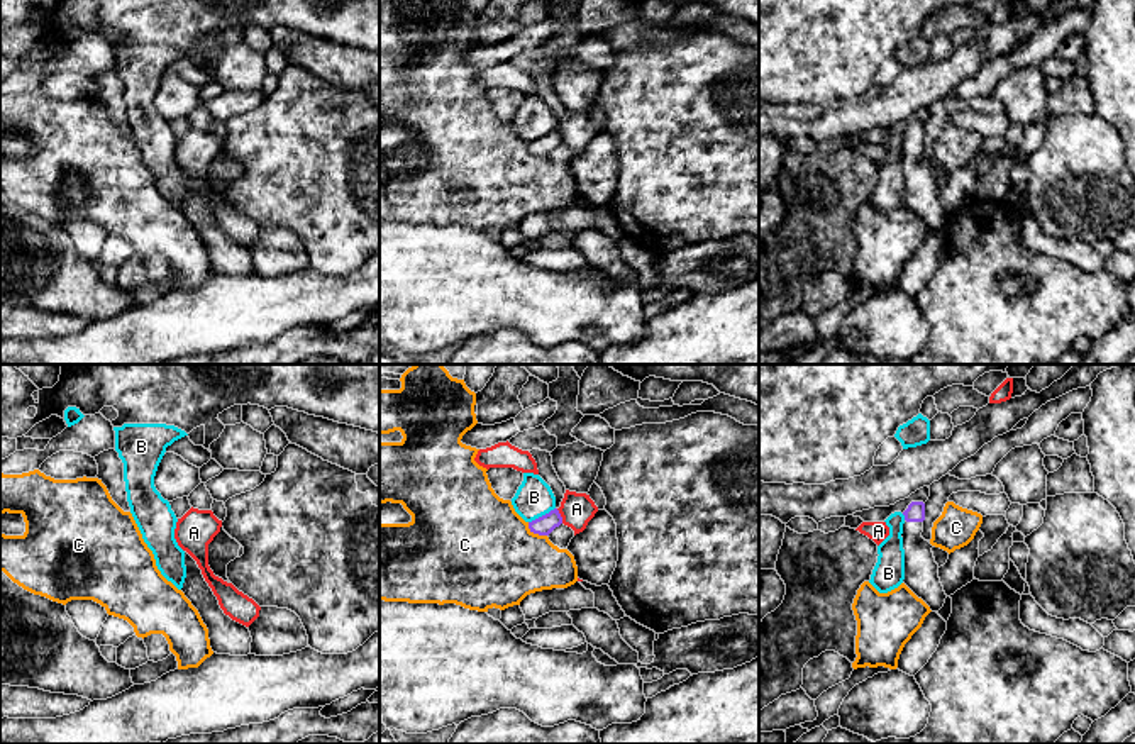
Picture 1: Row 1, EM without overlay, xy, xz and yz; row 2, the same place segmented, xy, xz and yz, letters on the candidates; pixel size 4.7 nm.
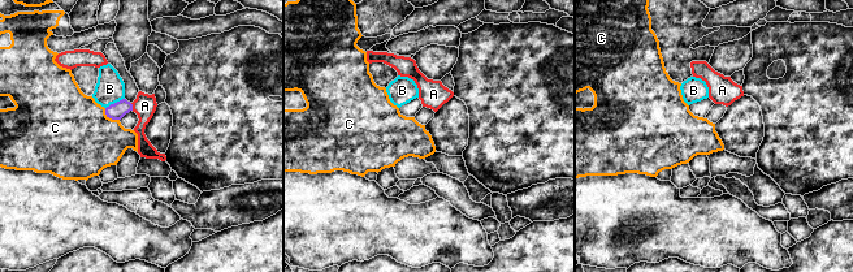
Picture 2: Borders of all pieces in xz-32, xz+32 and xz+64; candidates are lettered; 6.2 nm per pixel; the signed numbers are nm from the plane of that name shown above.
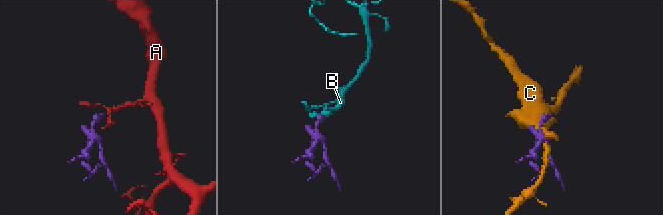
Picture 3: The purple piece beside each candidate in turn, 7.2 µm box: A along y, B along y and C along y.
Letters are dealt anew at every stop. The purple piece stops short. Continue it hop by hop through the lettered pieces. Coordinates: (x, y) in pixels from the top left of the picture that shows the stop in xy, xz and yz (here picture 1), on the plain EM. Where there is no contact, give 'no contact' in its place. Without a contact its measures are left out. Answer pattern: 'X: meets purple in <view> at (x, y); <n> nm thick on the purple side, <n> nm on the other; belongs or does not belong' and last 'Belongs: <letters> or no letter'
A: meets purple in xz at (559, 136); 90 nm thick on the purple side, 160 nm on the other; does not belong
B: meets purple in xz at (542, 136); 90 nm thick on the purple side, 180 nm on the other; does not belong
C: meets purple in xz at (536, 153); 90 nm thick on the purple side, 460 nm on the other; does not belong
Belongs: no letter

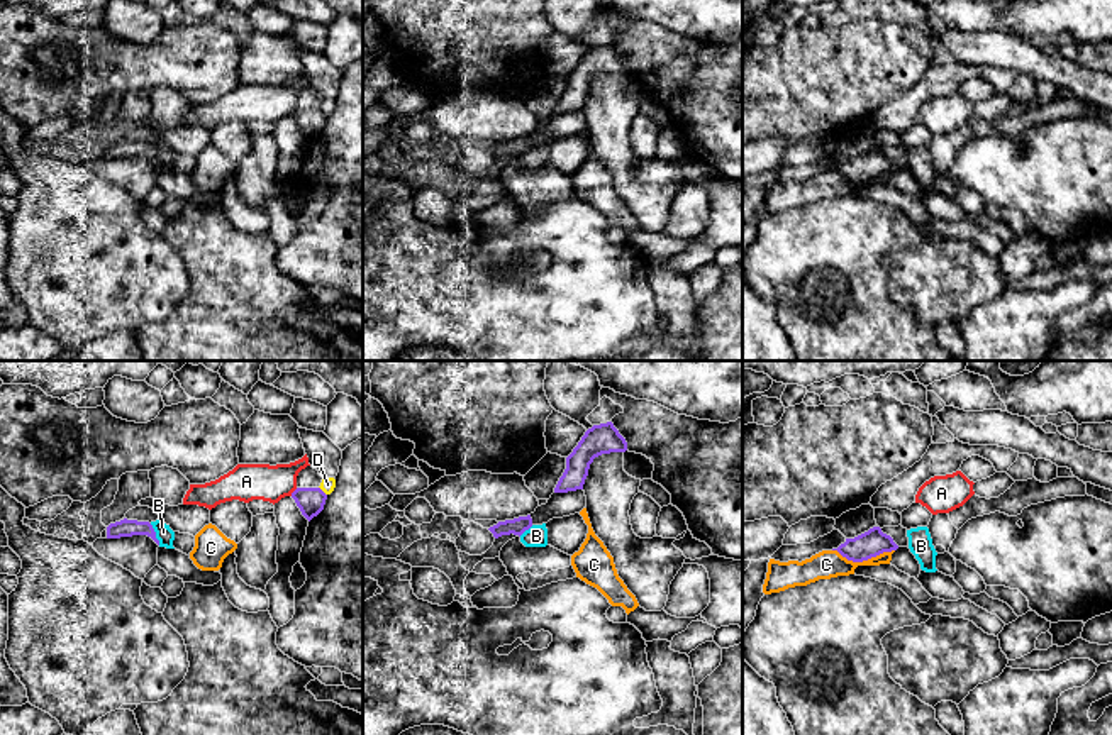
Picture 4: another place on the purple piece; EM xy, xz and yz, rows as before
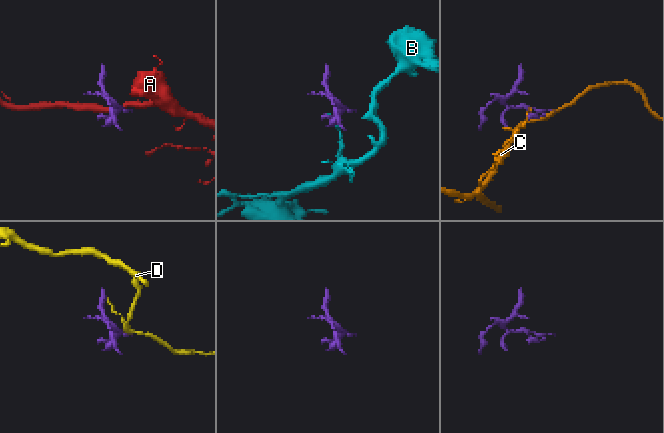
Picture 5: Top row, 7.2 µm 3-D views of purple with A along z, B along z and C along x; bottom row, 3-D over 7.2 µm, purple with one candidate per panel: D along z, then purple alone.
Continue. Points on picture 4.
A: meets purple in xy at (294, 112); 130 nm thick on the purple side, 180 nm on the other; does not belong
B: meets purple in xy at (155, 154); 80 nm thick on the purple side, 80 nm on the other; does not belong
C: meets purple in yz at (863, 180); 130 nm thick on the purple side, 140 nm on the other; does not belong
D: meets purple in xy at (322, 112); 130 nm thick on the purple side, 70 nm on the other; does not belong
Belongs: no letter

